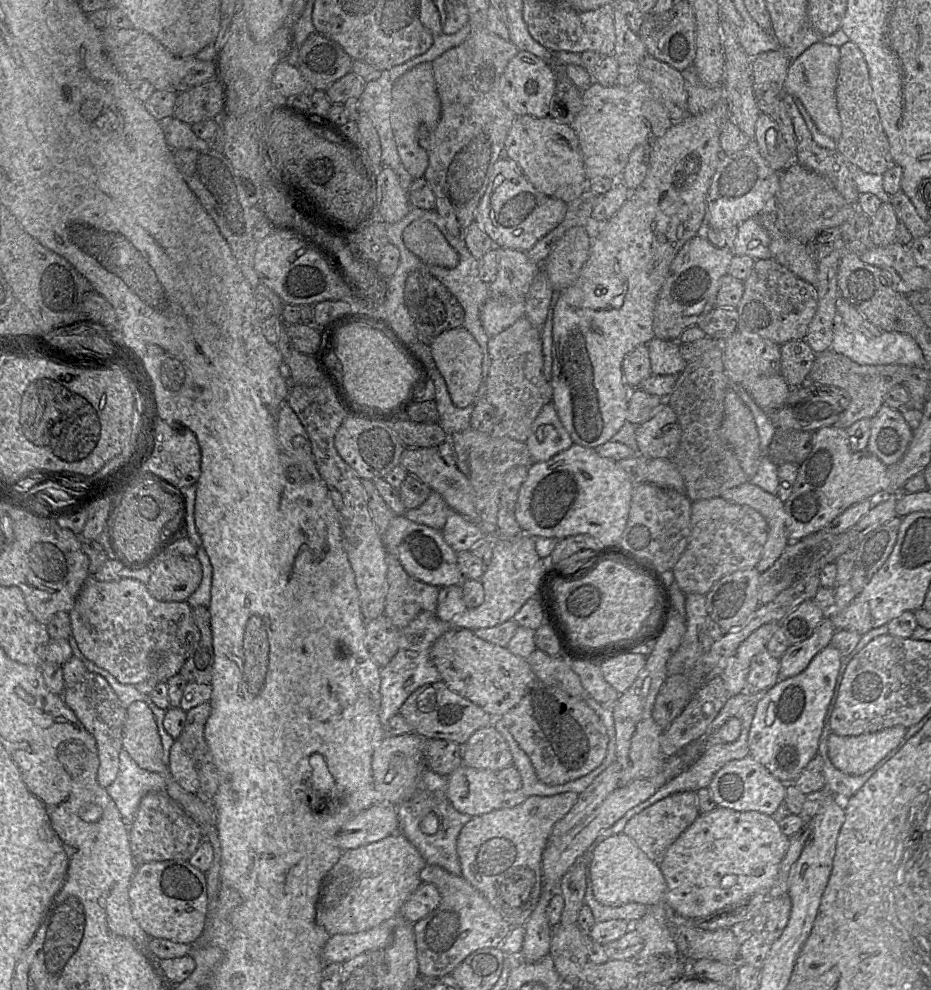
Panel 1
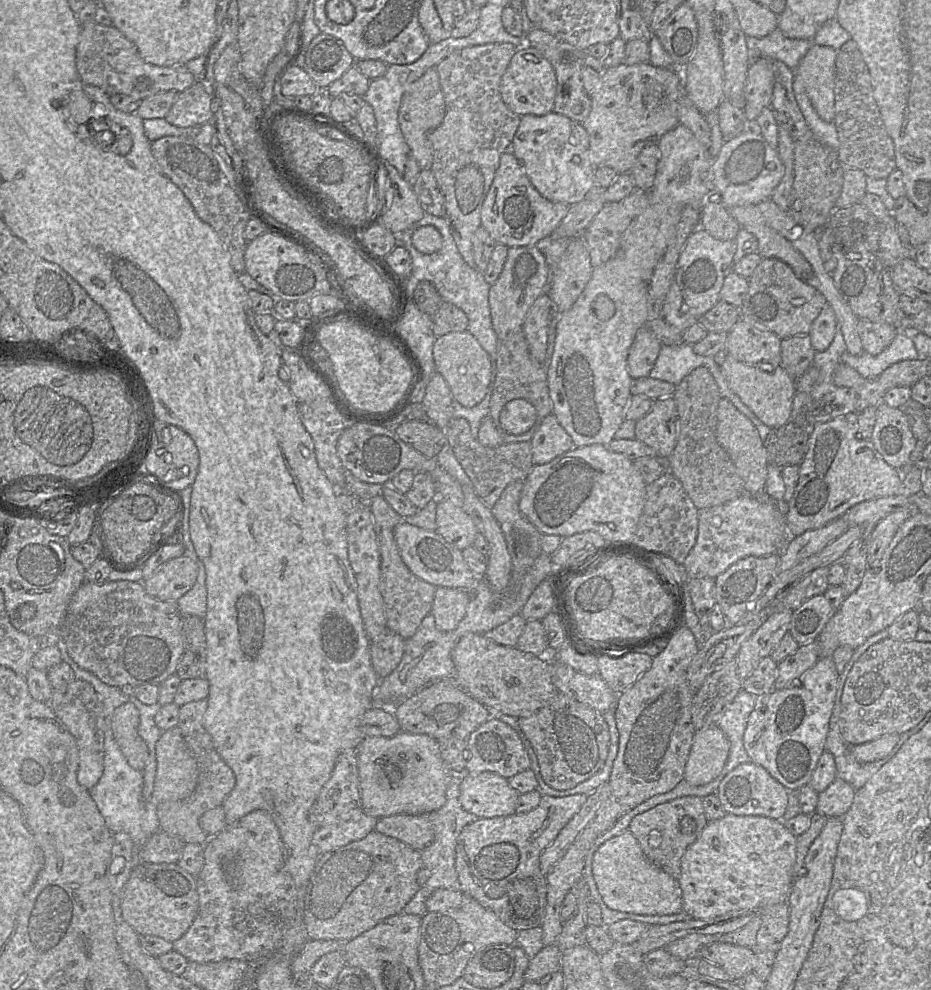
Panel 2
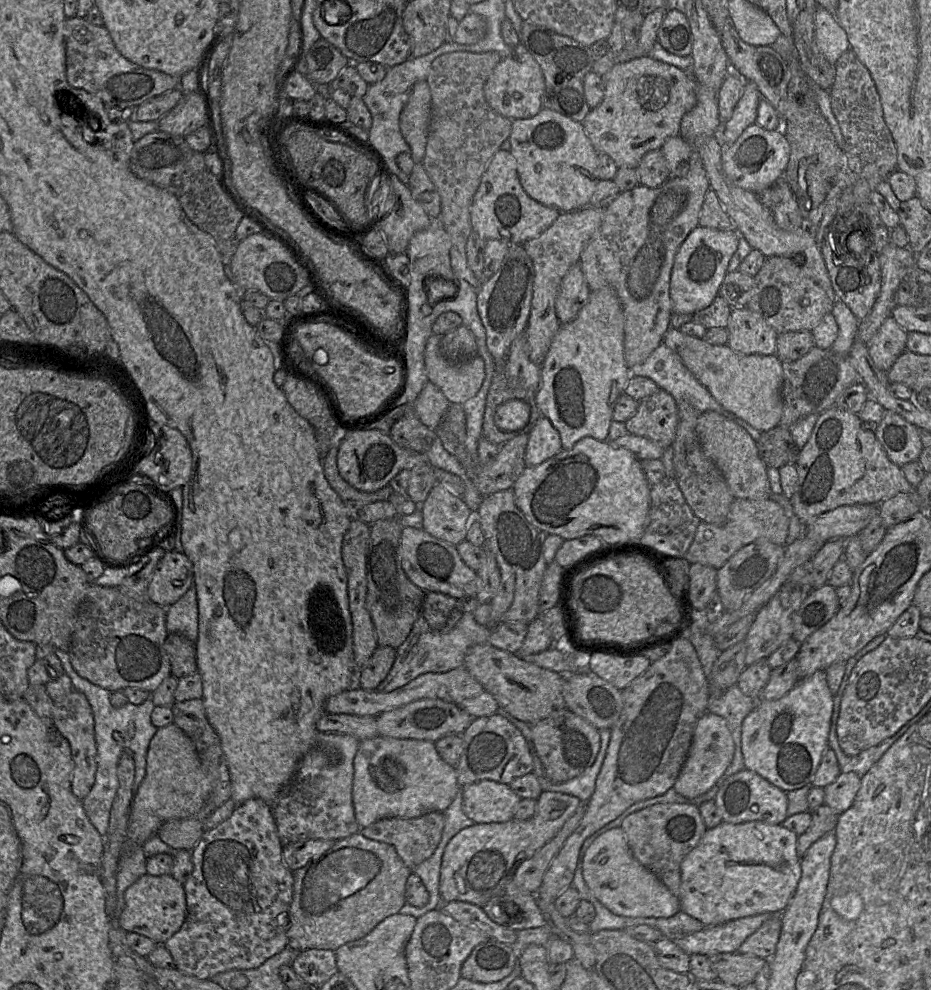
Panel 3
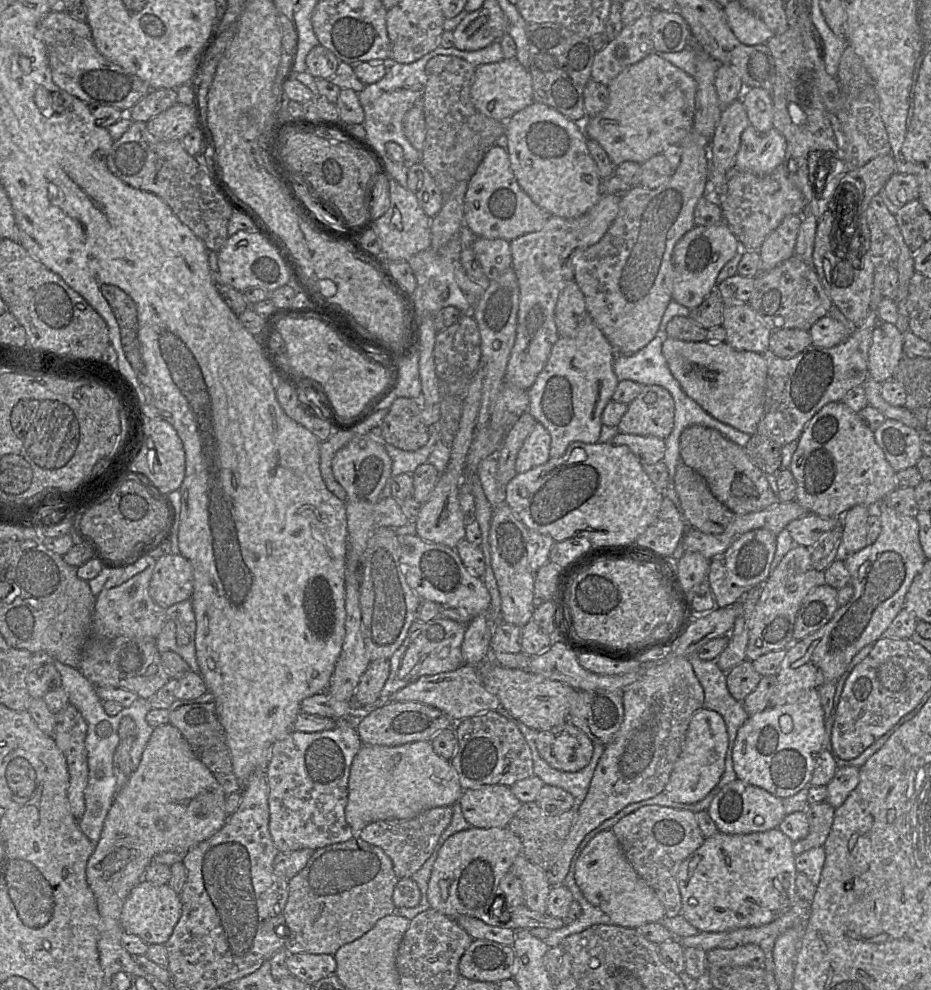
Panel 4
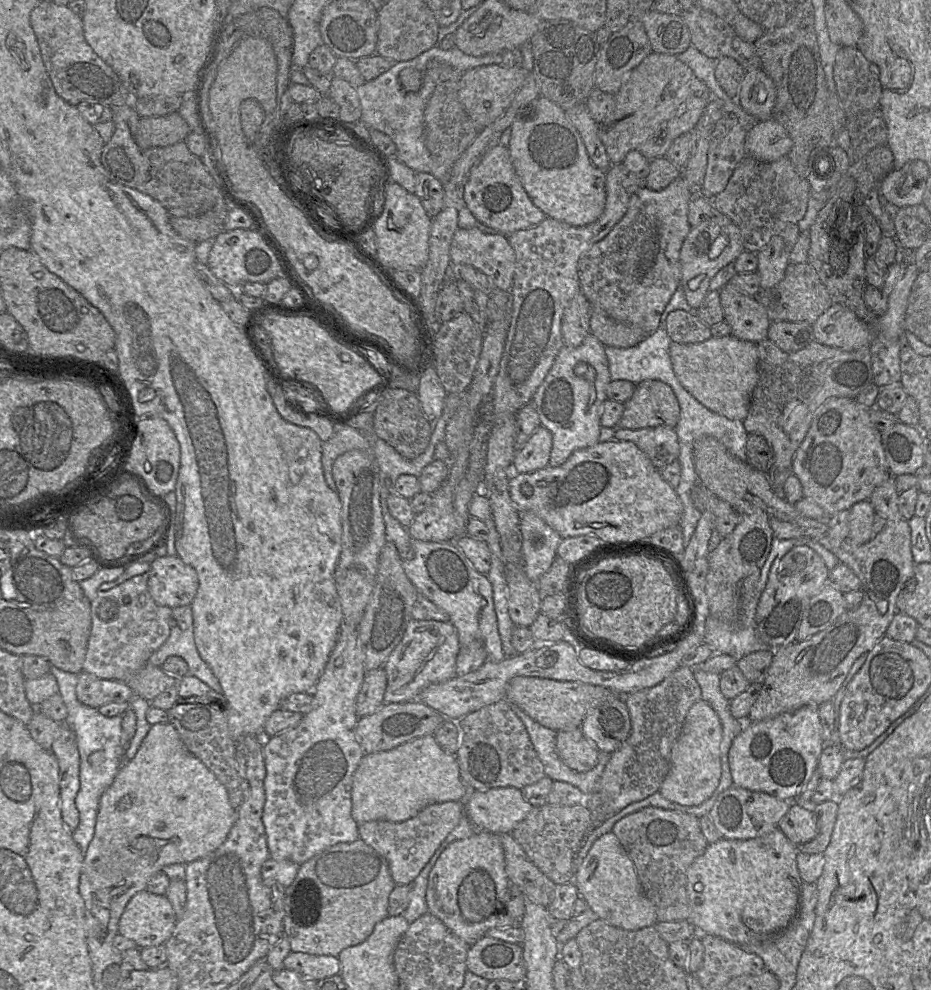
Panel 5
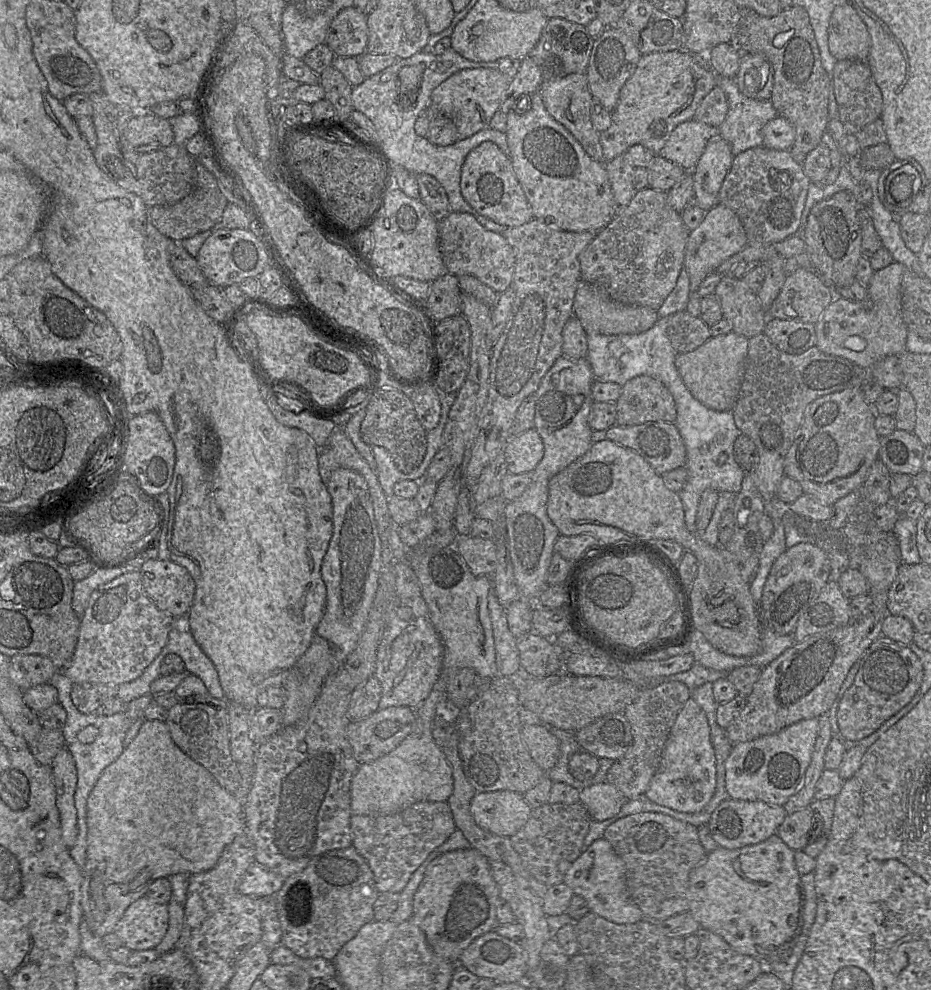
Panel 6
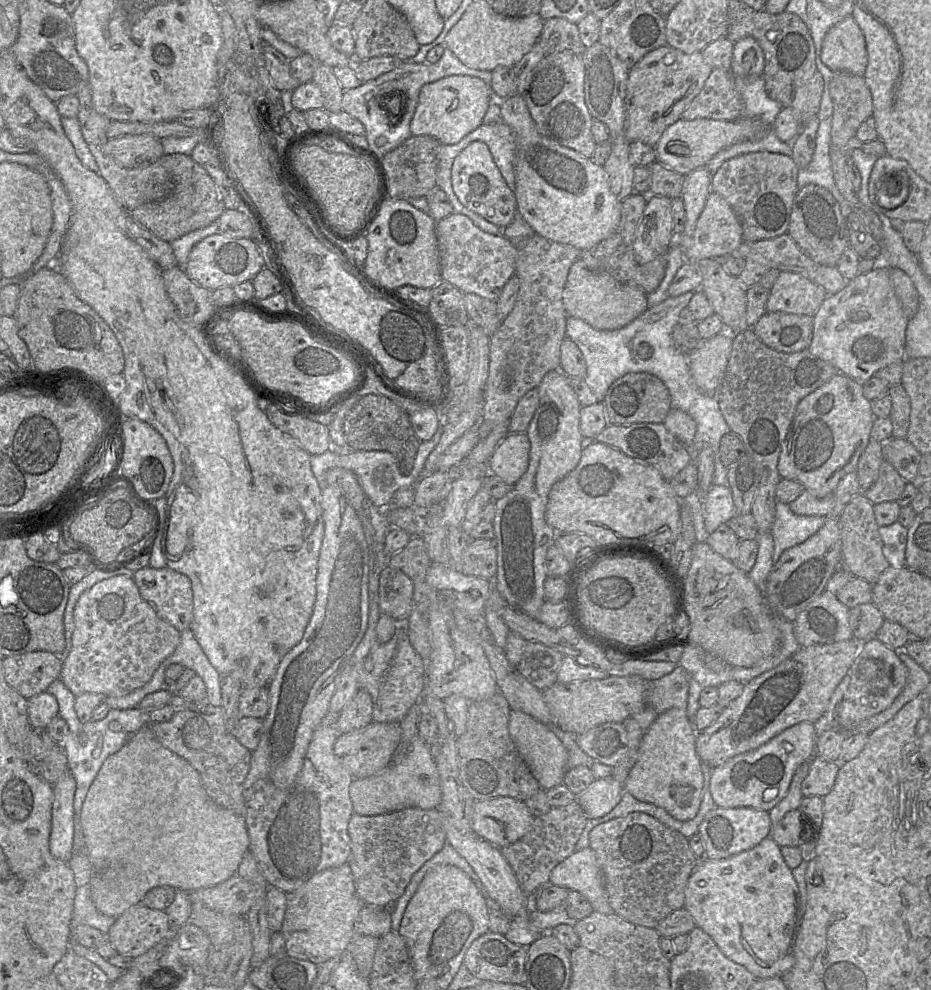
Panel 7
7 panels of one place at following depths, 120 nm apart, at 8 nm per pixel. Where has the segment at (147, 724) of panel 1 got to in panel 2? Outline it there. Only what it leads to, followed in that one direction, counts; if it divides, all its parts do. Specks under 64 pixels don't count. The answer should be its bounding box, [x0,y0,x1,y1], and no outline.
[112,703,148,772]

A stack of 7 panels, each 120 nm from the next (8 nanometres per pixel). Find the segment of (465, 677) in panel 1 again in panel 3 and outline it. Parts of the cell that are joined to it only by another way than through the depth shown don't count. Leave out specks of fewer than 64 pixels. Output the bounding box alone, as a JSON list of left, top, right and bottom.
[464,642,565,724]

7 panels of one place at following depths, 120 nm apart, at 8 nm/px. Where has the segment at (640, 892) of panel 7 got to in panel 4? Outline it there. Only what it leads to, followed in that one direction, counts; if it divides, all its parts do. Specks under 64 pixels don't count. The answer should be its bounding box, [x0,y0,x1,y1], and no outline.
[612,805,704,917]

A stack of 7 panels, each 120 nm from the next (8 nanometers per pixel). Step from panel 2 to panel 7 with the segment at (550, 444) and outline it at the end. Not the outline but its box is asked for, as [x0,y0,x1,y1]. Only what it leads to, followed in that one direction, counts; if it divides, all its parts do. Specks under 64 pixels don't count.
[488,432,530,485]

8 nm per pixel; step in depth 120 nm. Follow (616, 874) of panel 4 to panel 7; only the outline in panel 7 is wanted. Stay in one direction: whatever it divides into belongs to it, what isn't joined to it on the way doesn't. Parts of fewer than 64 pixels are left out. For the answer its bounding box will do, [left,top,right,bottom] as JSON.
[549,847,614,914]

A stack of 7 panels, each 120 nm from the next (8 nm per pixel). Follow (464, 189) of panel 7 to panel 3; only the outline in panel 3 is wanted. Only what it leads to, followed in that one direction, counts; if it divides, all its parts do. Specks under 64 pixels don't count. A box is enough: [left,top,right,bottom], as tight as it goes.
[470,149,561,246]

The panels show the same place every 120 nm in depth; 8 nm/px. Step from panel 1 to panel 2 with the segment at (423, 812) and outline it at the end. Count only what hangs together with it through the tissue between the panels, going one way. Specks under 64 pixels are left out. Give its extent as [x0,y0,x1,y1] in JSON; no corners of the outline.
[402,774,478,916]

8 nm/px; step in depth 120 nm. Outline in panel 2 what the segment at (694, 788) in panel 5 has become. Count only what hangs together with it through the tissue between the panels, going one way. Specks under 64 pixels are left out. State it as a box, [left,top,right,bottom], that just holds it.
[684,724,729,786]

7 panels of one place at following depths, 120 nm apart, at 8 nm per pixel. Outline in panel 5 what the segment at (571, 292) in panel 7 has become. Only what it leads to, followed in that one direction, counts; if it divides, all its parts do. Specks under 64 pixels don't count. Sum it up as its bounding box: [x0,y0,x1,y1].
[590,307,648,348]

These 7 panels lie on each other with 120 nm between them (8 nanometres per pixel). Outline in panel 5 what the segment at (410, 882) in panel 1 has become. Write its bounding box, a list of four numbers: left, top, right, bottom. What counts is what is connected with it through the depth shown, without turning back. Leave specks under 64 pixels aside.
[283,837,396,957]

